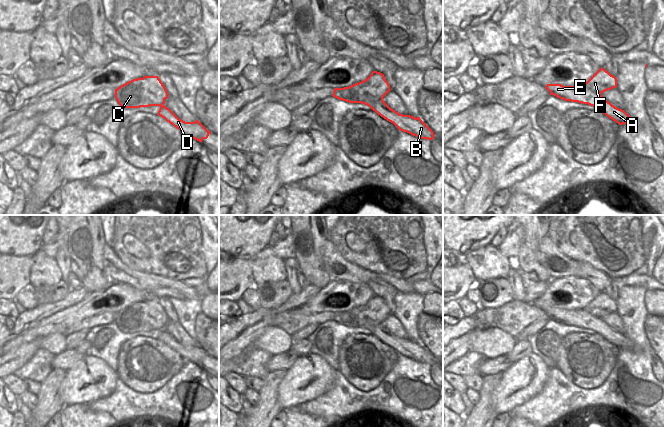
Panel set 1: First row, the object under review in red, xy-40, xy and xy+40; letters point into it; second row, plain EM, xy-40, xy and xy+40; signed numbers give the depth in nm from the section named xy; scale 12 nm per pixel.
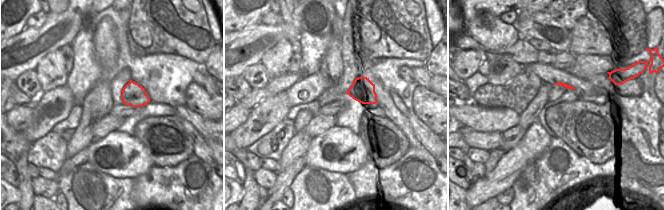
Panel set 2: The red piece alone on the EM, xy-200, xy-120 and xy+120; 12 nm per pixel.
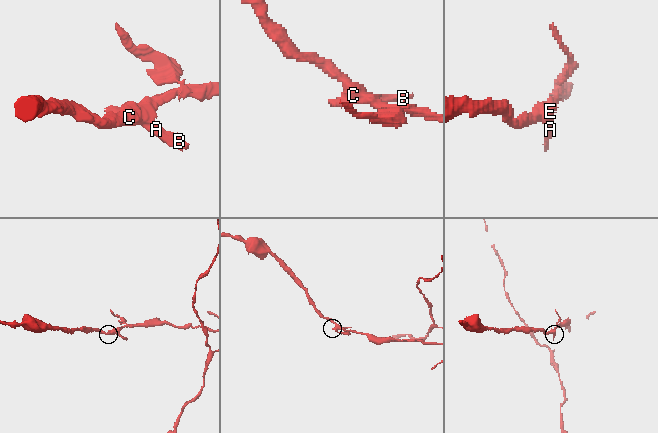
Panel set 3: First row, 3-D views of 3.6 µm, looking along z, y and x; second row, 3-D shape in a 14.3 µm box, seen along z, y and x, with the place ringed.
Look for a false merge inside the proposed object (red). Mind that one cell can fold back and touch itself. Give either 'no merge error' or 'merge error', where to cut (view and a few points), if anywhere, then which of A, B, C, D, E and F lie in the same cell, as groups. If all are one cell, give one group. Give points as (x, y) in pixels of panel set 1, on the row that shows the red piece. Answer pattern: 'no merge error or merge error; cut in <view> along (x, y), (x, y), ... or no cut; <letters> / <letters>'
merge error; cut in xy along (348, 87), (352, 97), (359, 101), (382, 99); A B D E / C F

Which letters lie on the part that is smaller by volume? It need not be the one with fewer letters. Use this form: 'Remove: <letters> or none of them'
Remove: A, B, D, E

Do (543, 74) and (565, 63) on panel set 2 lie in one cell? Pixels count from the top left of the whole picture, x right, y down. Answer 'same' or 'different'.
different

